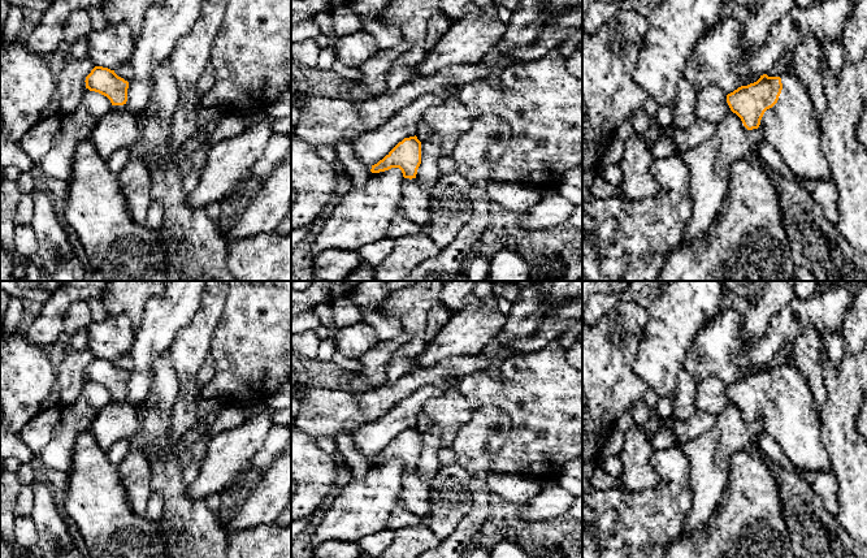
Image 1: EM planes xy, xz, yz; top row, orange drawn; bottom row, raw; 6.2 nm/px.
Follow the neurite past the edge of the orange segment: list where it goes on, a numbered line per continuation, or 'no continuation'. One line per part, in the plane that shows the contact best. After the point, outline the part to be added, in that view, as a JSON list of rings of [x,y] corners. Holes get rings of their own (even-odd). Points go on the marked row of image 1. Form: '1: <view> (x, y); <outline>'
1: yz (790, 126); [[[786,72],[780,78],[783,90],[779,100],[764,112],[760,120],[762,139],[779,153],[799,181],[831,179],[831,168],[822,151],[820,121],[815,113],[809,90],[794,73]]]

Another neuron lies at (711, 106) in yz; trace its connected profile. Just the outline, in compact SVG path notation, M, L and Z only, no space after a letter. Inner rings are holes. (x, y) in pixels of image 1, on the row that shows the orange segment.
M716 86L698 91L697 116L718 125L729 112L727 92Z

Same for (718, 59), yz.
M816 0L807 8L794 7L777 21L760 47L749 51L741 46L742 23L732 17L721 16L718 23L695 43L684 78L698 91L712 85L731 94L738 88L744 77L767 74L781 55L798 47L805 35L812 34L822 46L825 42L842 39L845 22L855 3L857 0Z

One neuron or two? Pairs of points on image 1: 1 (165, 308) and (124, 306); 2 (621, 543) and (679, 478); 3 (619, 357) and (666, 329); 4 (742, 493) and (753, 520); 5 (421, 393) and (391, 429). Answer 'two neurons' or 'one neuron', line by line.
1: two neurons
2: one neuron
3: two neurons
4: one neuron
5: one neuron

